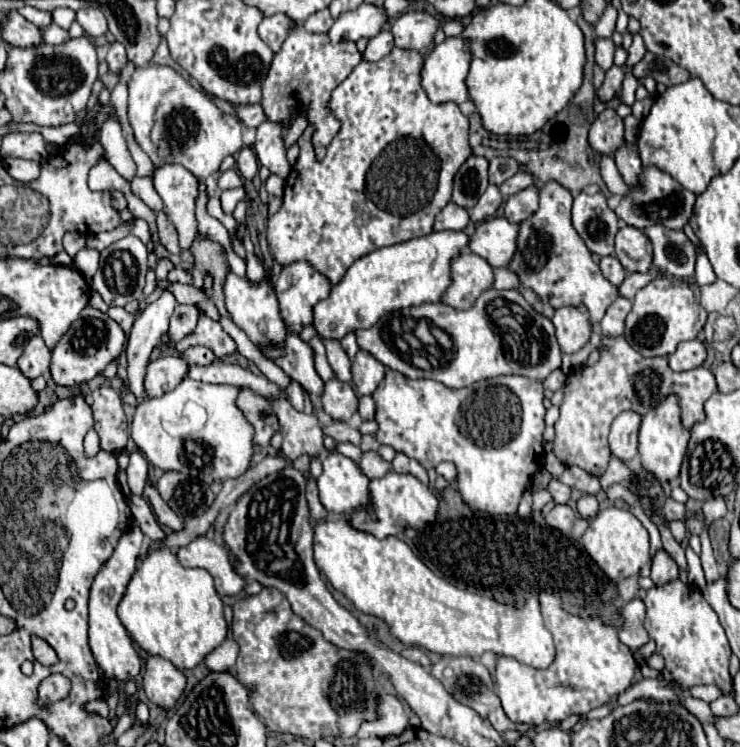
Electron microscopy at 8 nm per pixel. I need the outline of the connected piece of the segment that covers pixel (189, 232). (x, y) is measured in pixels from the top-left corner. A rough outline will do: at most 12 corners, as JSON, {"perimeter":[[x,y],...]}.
{"perimeter":[[179,164],[153,172],[153,186],[179,232],[179,248],[197,236],[197,178]]}

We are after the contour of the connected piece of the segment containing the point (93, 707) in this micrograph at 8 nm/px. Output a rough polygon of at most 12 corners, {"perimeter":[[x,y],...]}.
{"perimeter":[[103,698],[87,702],[85,710],[109,716],[109,706]]}

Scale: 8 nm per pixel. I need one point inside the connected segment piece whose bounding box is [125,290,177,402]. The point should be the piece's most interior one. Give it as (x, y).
(146, 333)

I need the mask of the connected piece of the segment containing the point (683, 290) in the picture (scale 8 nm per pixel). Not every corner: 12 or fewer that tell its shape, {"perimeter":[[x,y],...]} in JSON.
{"perimeter":[[663,276],[641,288],[625,338],[643,356],[671,356],[699,336],[697,286]]}

